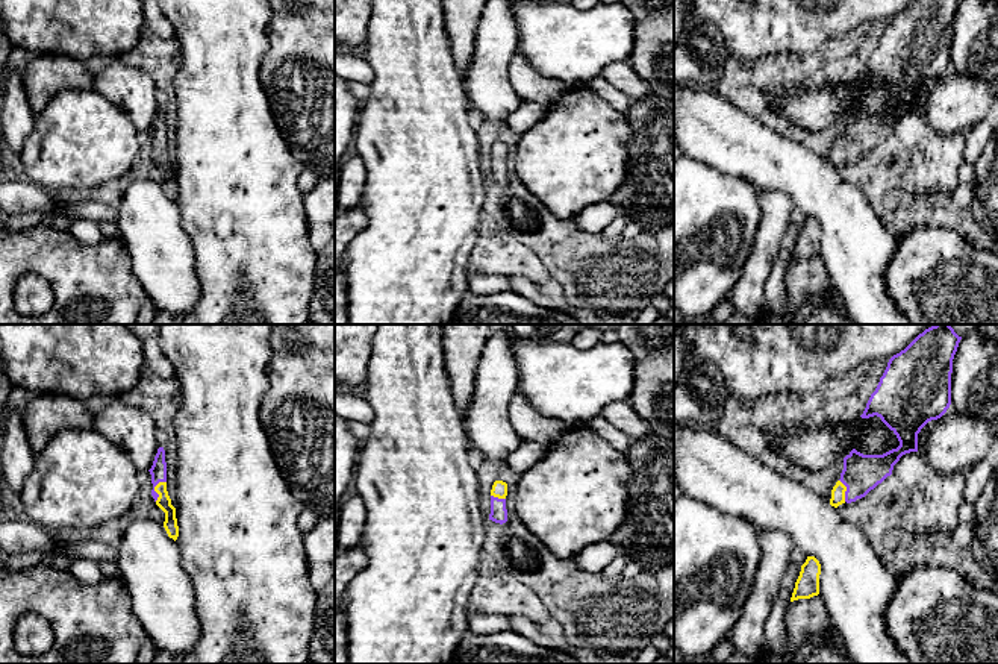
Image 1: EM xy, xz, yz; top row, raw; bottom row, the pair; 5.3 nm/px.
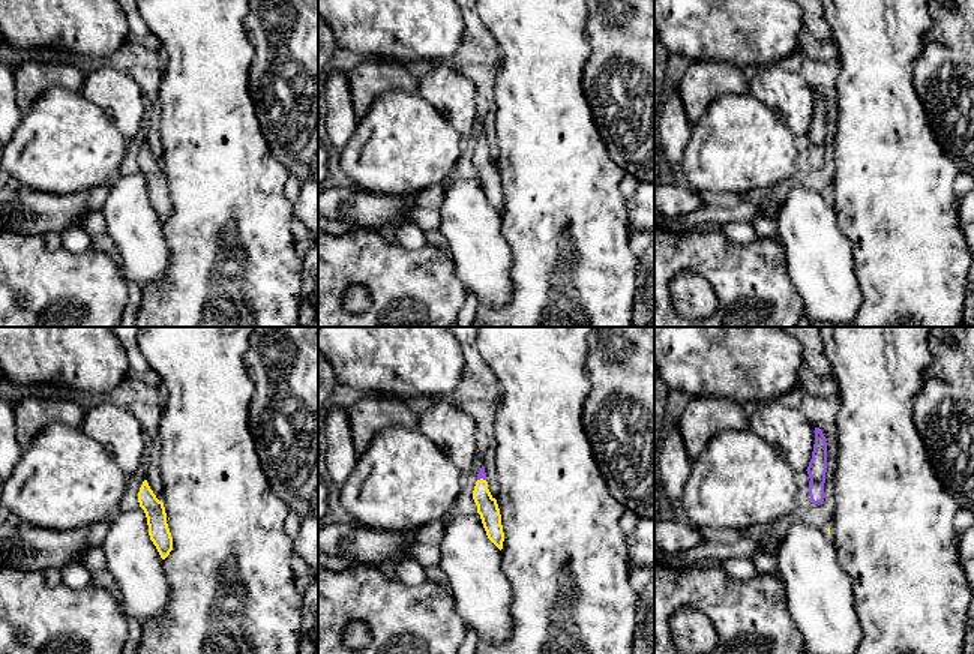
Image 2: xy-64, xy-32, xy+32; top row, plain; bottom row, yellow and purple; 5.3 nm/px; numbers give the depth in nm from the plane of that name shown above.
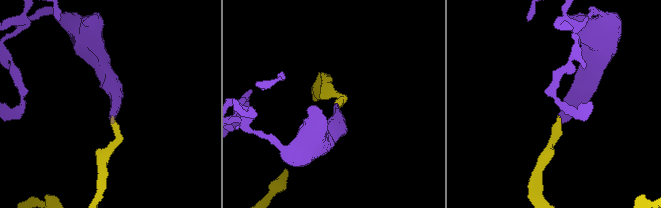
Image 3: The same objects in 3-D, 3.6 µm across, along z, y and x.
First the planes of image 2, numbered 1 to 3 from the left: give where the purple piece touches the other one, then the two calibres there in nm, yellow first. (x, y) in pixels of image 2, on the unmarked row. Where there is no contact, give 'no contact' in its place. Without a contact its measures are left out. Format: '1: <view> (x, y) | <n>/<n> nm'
1: no contact
2: xy-32 (480, 143) | 110/50 nm
3: no contact

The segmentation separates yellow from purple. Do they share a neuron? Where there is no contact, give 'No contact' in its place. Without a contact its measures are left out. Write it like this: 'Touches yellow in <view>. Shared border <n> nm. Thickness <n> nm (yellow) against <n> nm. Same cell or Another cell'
Touches yellow in xy. Shared border 130 nm. Thickness 80 nm (yellow) against 90 nm. Same cell

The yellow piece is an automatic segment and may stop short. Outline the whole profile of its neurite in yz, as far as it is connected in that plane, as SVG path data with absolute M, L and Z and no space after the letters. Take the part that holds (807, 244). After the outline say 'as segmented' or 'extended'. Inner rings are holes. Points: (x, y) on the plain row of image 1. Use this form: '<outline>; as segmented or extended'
M807 217L806 223L801 226L801 232L795 243L791 262L818 256L819 255L819 235L821 235L819 221L815 217Z; as segmented

